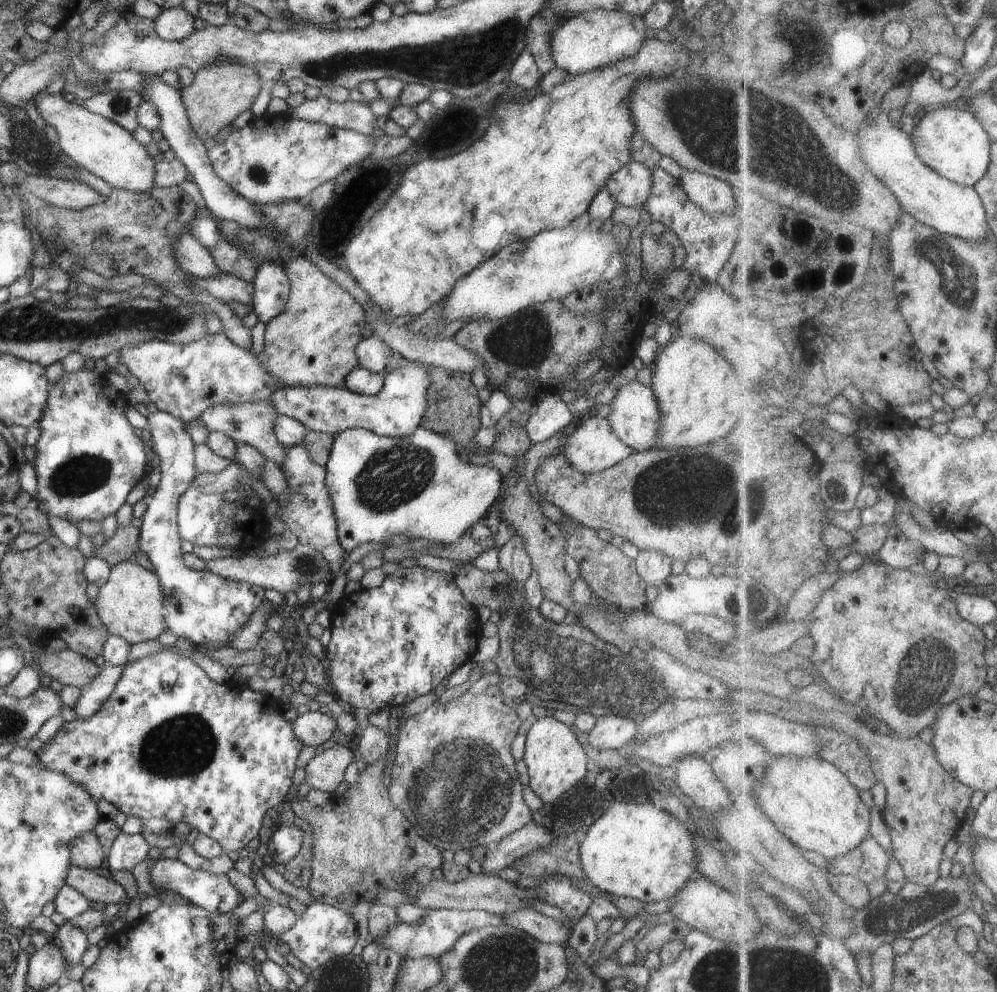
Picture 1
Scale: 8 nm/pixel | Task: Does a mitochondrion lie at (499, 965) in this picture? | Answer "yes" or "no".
yes

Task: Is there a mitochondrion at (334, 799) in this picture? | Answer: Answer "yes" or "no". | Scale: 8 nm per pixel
no

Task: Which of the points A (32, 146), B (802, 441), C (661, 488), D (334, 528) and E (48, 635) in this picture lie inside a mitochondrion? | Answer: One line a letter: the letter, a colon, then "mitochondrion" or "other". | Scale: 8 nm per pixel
A: mitochondrion
B: other
C: mitochondrion
D: other
E: other

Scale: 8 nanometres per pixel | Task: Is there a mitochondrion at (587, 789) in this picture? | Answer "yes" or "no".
no

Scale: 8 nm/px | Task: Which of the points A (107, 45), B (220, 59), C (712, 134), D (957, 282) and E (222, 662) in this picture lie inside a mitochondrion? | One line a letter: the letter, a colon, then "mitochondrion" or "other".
A: other
B: other
C: mitochondrion
D: mitochondrion
E: other

